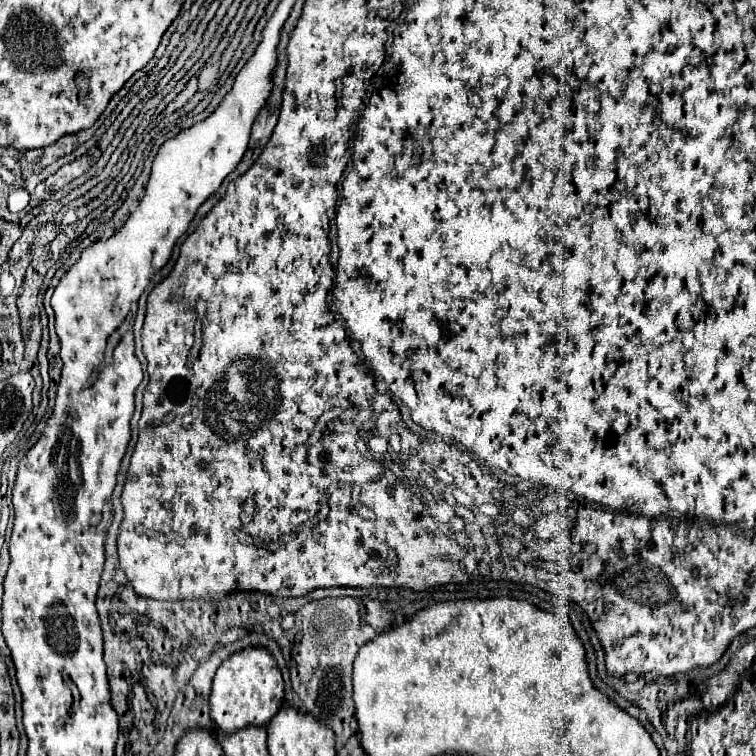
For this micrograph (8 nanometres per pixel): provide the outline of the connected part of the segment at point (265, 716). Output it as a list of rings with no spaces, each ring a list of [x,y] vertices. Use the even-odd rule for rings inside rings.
[[[245,648],[229,656],[213,678],[213,690],[209,696],[209,716],[217,730],[231,734],[245,726],[269,724],[275,712],[283,706],[283,676],[277,662],[263,648]]]

